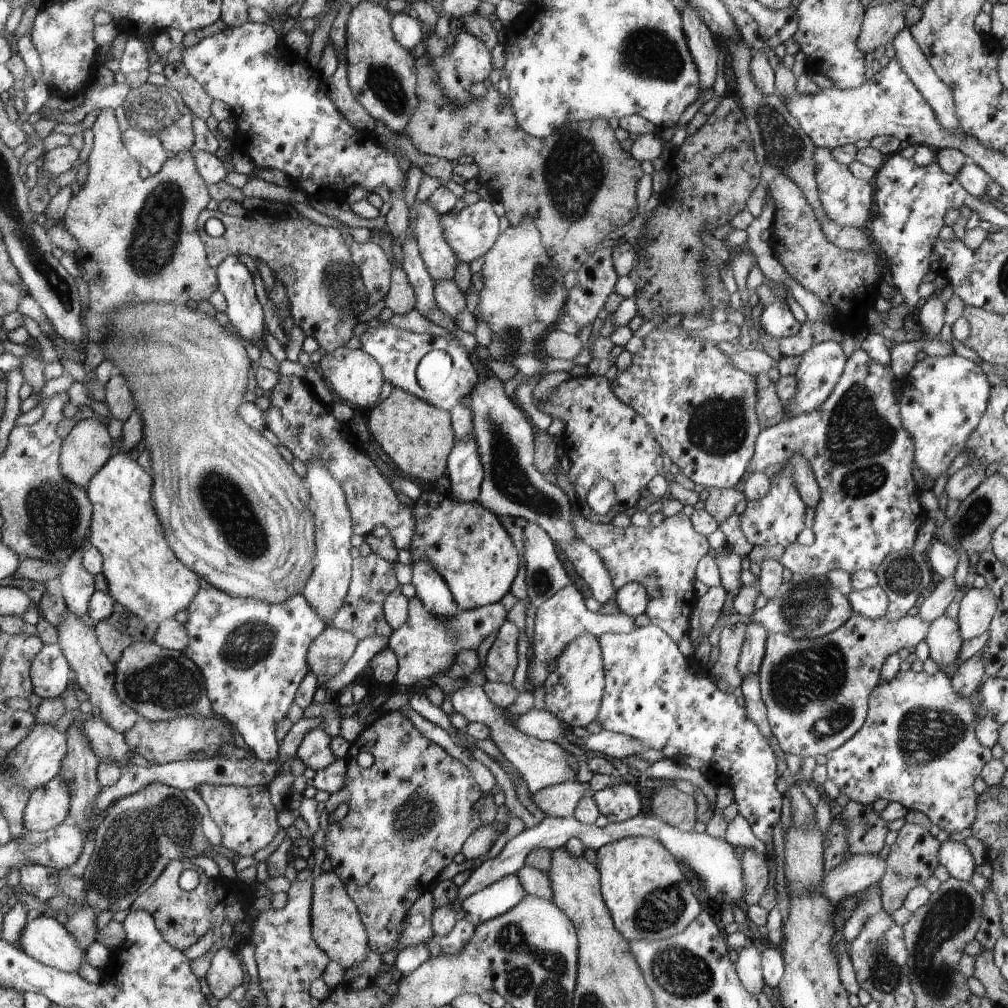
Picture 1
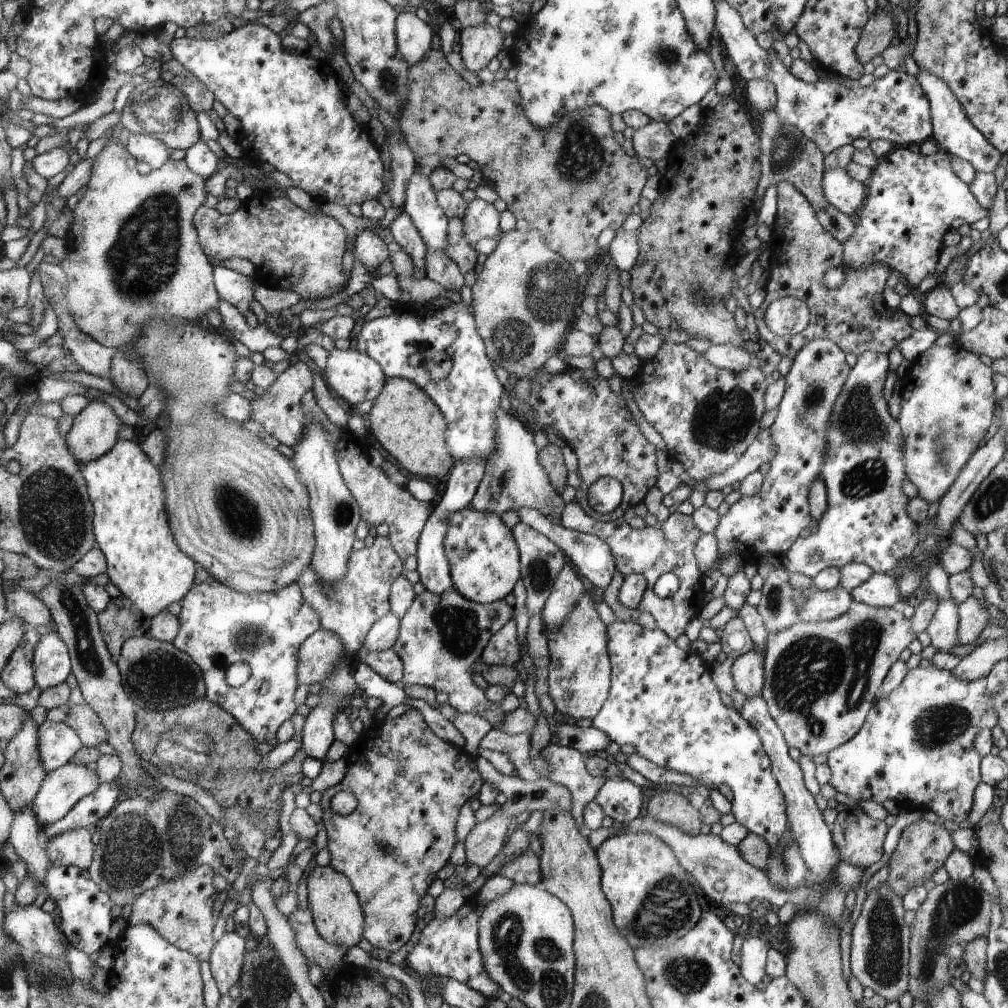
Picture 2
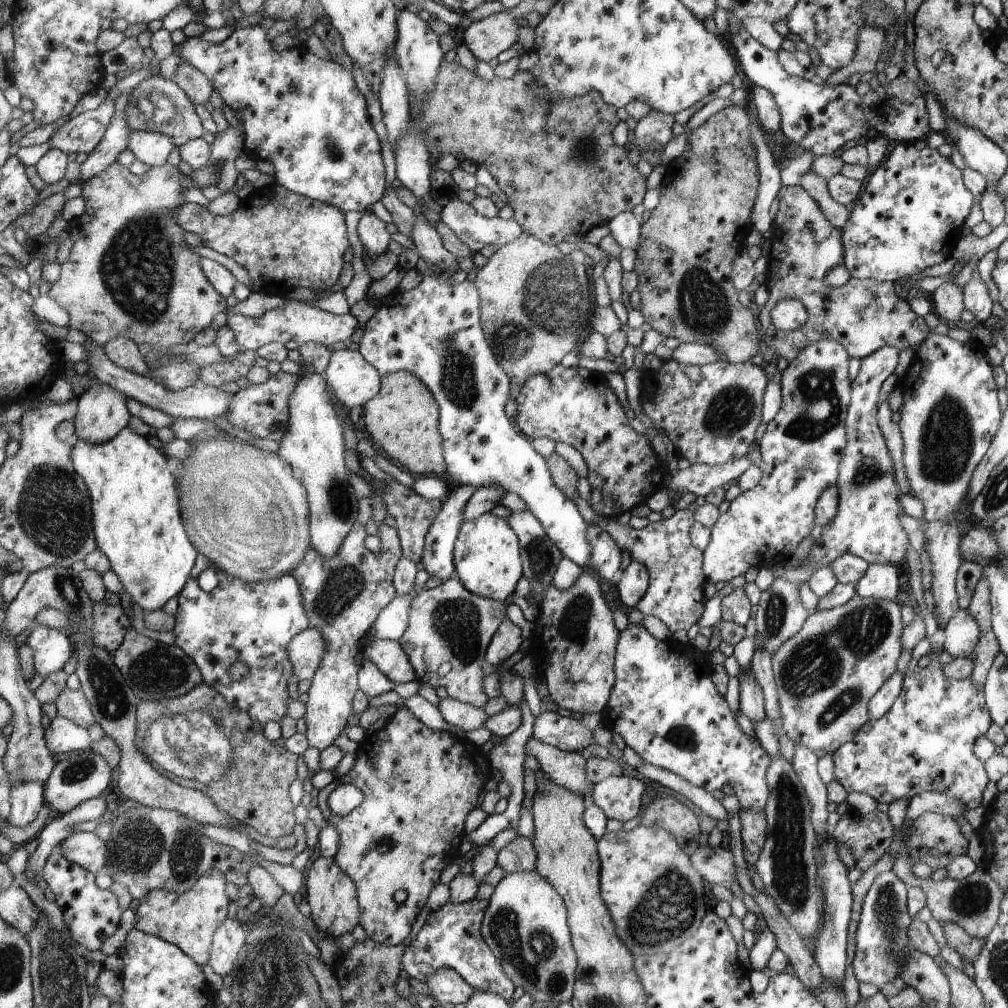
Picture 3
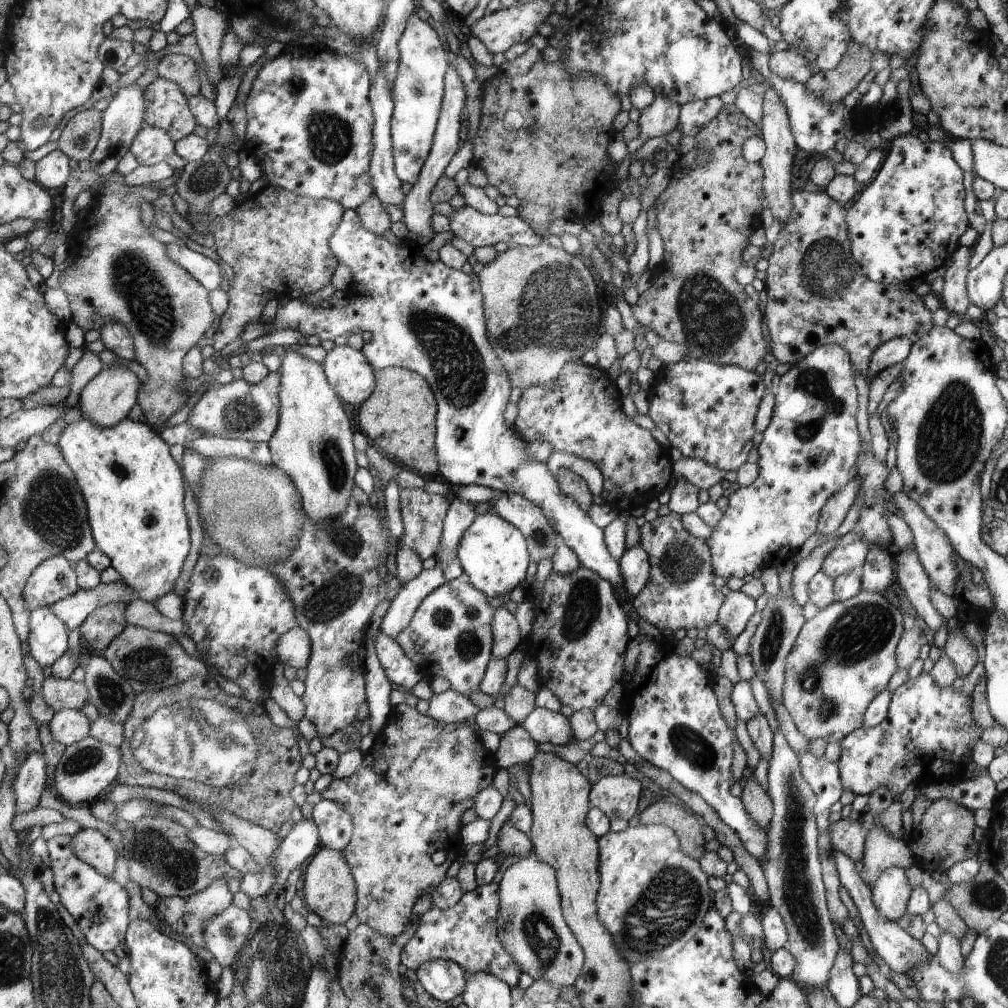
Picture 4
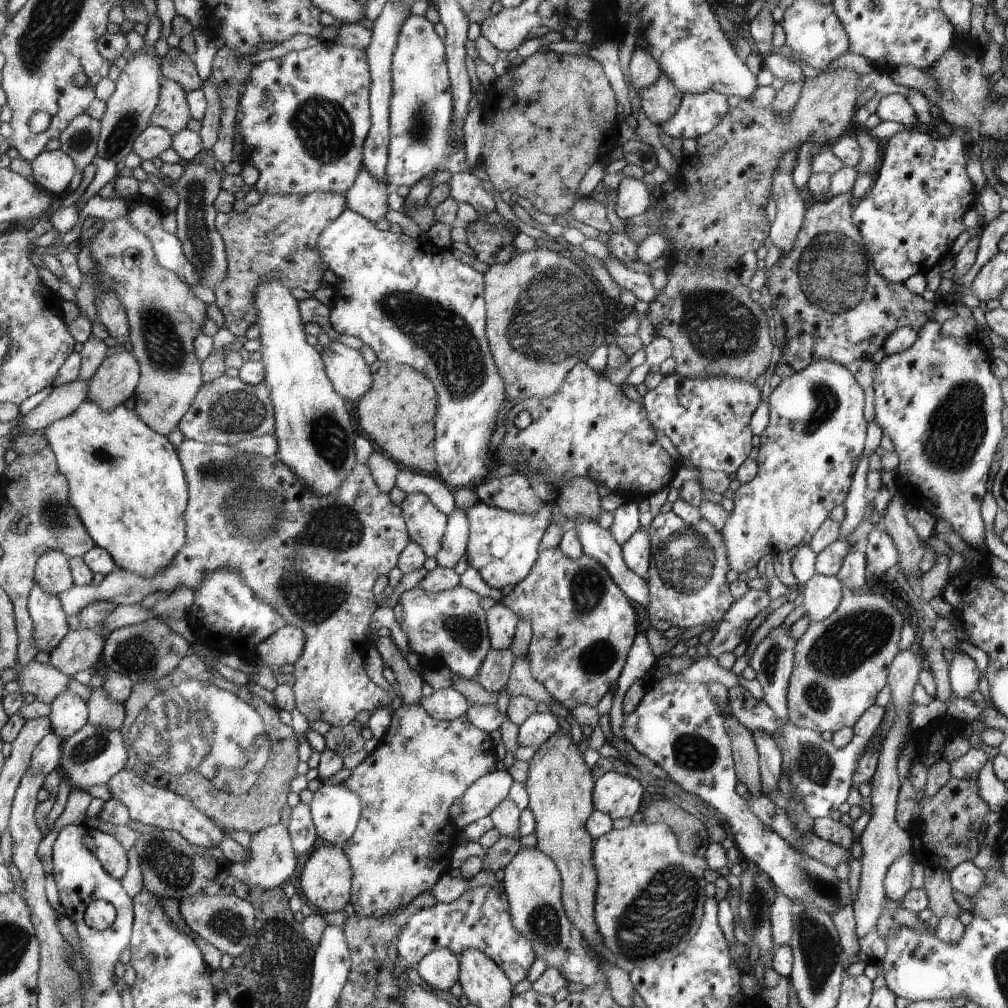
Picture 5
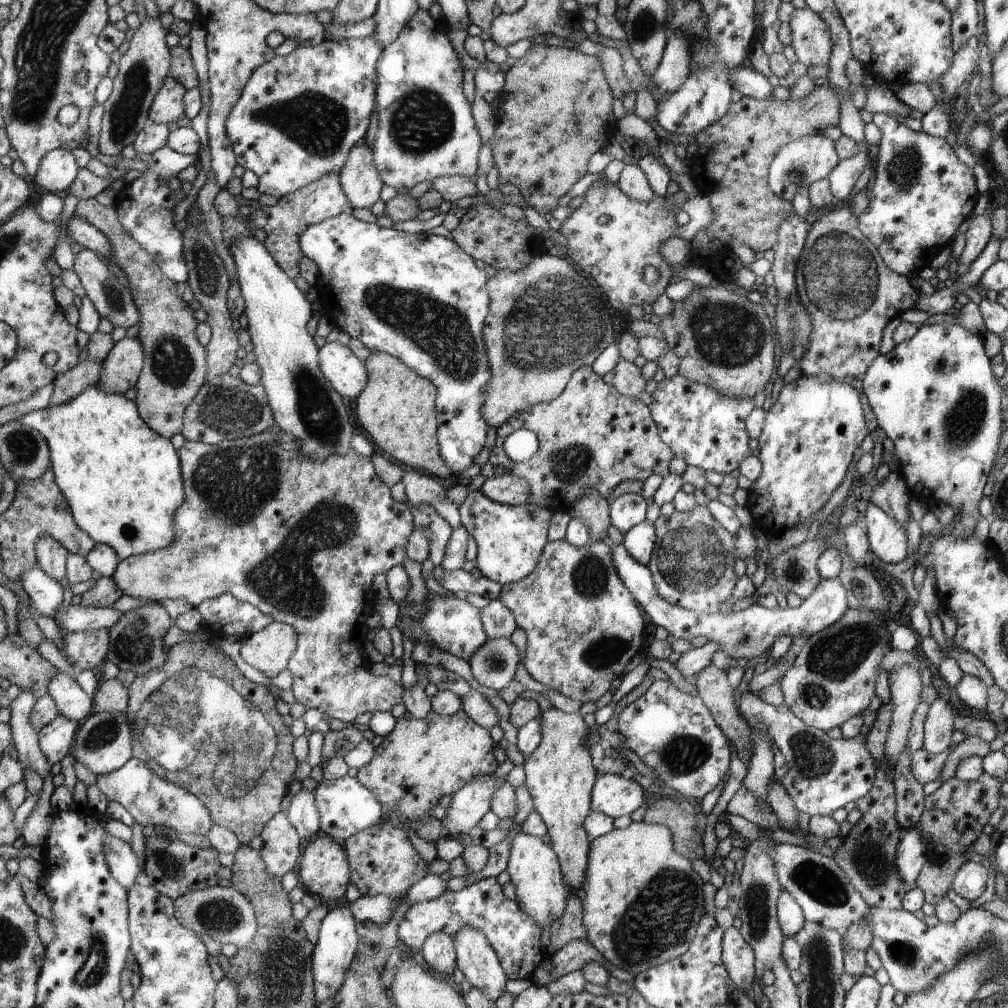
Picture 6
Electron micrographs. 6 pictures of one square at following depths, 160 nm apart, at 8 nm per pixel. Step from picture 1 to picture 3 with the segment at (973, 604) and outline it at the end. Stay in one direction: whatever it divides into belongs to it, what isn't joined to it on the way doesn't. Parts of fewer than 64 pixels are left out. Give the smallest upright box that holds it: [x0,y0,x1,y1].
[942,609,981,658]

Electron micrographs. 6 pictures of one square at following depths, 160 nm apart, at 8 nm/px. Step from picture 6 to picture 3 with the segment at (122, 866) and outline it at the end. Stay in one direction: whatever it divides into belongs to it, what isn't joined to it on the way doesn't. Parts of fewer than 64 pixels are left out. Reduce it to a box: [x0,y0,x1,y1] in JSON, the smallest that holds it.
[58,831,108,874]

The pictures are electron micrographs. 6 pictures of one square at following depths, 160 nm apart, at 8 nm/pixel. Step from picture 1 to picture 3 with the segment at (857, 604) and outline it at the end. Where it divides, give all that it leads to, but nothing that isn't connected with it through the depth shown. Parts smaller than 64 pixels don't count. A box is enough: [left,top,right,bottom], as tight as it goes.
[855,564,902,601]

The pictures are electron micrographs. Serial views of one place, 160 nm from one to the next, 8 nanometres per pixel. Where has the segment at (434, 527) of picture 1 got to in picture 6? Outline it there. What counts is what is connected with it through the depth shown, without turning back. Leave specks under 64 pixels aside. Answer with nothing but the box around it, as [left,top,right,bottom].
[459,491,554,586]

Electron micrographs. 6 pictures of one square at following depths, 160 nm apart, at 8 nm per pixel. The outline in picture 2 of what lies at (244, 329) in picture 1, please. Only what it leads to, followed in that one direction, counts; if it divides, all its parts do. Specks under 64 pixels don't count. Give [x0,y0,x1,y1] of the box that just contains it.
[213,265,255,316]

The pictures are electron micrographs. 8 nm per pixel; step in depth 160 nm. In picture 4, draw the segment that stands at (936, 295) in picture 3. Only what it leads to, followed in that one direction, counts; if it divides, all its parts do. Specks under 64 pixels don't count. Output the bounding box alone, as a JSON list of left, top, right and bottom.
[940,246,973,317]

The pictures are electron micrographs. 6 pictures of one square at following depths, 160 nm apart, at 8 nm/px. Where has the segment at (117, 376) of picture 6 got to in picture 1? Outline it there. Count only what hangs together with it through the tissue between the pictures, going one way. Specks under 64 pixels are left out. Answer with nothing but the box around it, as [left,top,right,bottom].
[61,418,114,490]

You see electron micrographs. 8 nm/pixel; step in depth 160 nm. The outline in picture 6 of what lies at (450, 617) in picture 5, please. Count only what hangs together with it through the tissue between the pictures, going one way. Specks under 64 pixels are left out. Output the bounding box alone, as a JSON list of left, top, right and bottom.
[402,558,489,662]

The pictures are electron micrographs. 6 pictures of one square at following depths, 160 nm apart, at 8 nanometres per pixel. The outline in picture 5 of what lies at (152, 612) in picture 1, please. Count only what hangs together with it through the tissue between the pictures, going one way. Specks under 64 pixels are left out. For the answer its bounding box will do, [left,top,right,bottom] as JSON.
[42,401,188,579]

